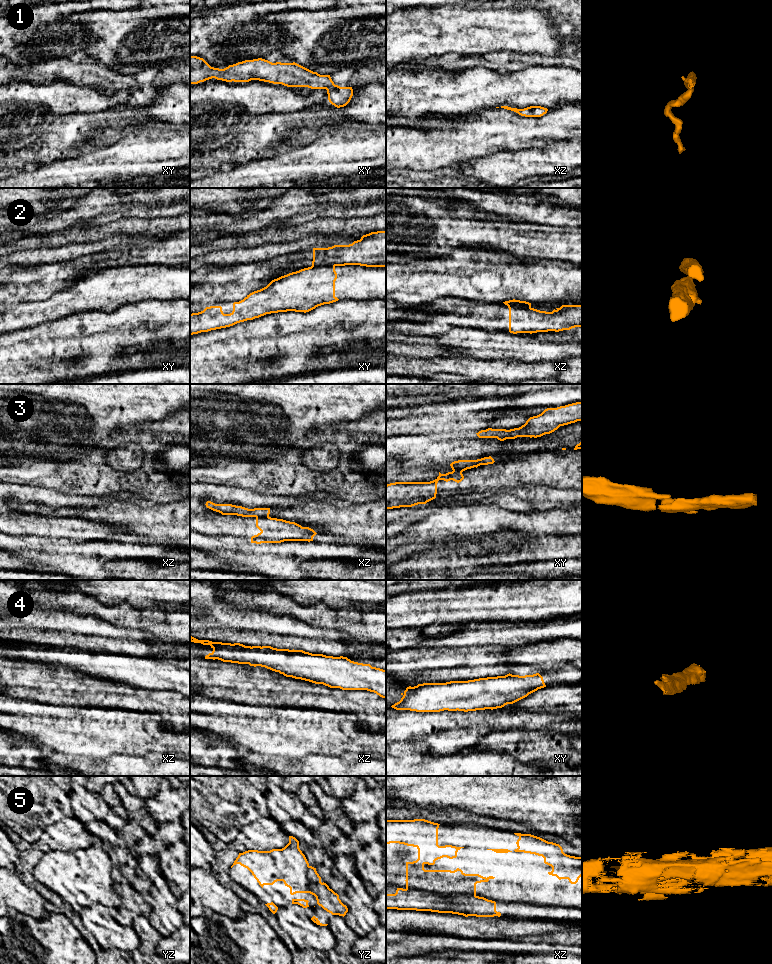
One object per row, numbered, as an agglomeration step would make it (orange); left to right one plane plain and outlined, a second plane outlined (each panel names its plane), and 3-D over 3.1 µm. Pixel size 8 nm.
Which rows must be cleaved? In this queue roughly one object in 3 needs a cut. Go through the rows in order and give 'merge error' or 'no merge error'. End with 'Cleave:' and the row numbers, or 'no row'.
1: no merge error
2: merge error
3: merge error
4: no merge error
5: merge error
Cleave: 2, 3, 5

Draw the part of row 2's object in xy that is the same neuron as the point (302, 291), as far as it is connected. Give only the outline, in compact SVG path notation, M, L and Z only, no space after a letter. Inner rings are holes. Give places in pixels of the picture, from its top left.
M311 266L272 280L266 287L254 291L243 300L233 303L233 311L224 314L221 306L206 307L203 311L190 314L190 335L233 326L266 314L278 312L309 312L318 306L338 301L335 296L335 266Z

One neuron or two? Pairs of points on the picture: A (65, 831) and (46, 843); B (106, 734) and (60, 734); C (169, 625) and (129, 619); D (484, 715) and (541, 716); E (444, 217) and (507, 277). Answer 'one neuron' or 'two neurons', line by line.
A: one neuron
B: one neuron
C: one neuron
D: one neuron
E: two neurons

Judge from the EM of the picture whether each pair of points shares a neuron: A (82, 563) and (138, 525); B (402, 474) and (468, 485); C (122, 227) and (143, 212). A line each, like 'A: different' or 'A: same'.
A: different
B: different
C: different

